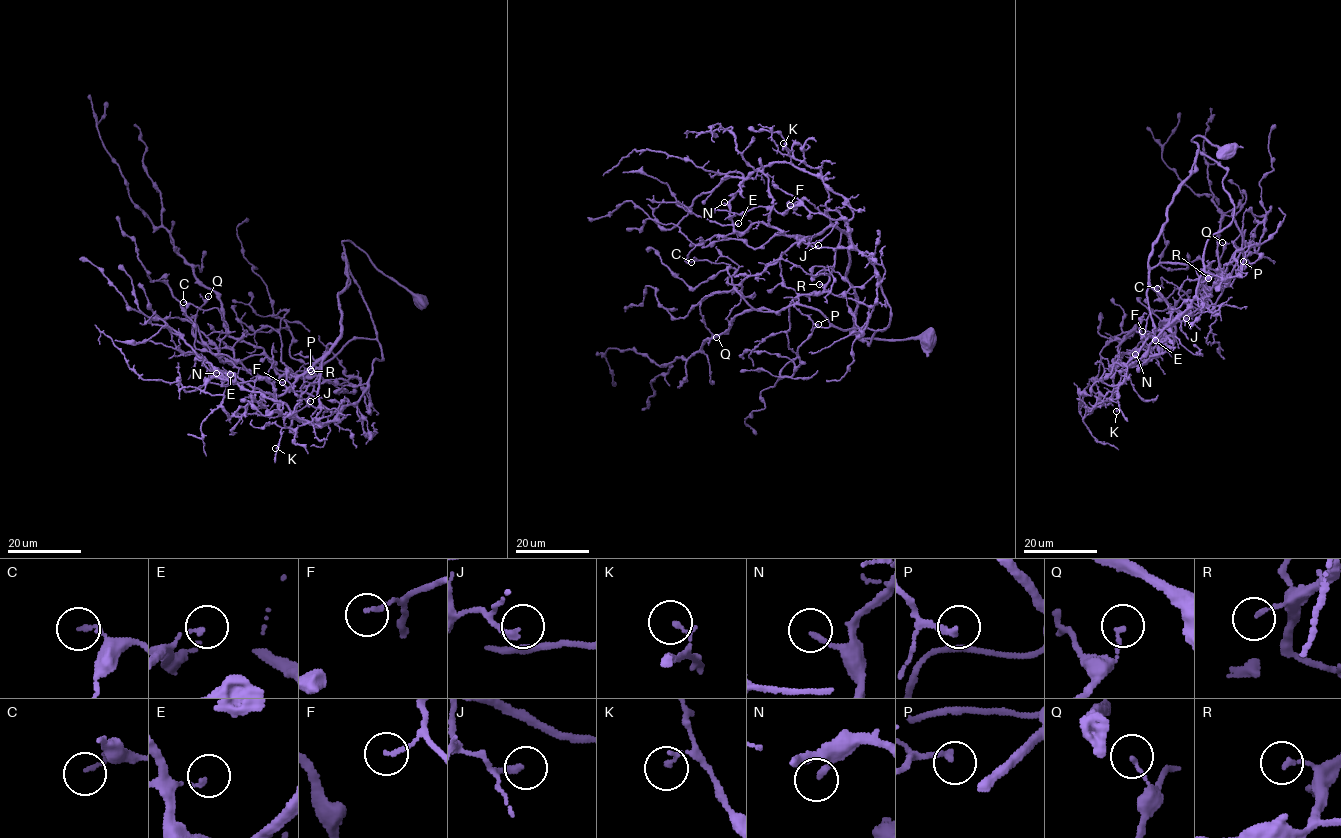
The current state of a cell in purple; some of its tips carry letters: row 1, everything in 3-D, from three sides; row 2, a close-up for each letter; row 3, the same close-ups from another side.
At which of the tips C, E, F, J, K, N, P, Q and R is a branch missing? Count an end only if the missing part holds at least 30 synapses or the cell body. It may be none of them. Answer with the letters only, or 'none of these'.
N

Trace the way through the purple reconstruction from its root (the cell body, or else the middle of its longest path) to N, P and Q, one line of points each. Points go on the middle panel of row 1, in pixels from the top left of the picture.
N: (928, 340), (849, 333), (857, 300), (845, 231), (789, 236), (755, 222), (736, 232), (724, 202)
P: (928, 340), (849, 332), (870, 343), (884, 328), (842, 330), (817, 310), (794, 305), (818, 324)
Q: (928, 340), (849, 332), (870, 343), (884, 328), (733, 289), (701, 301), (716, 337)

